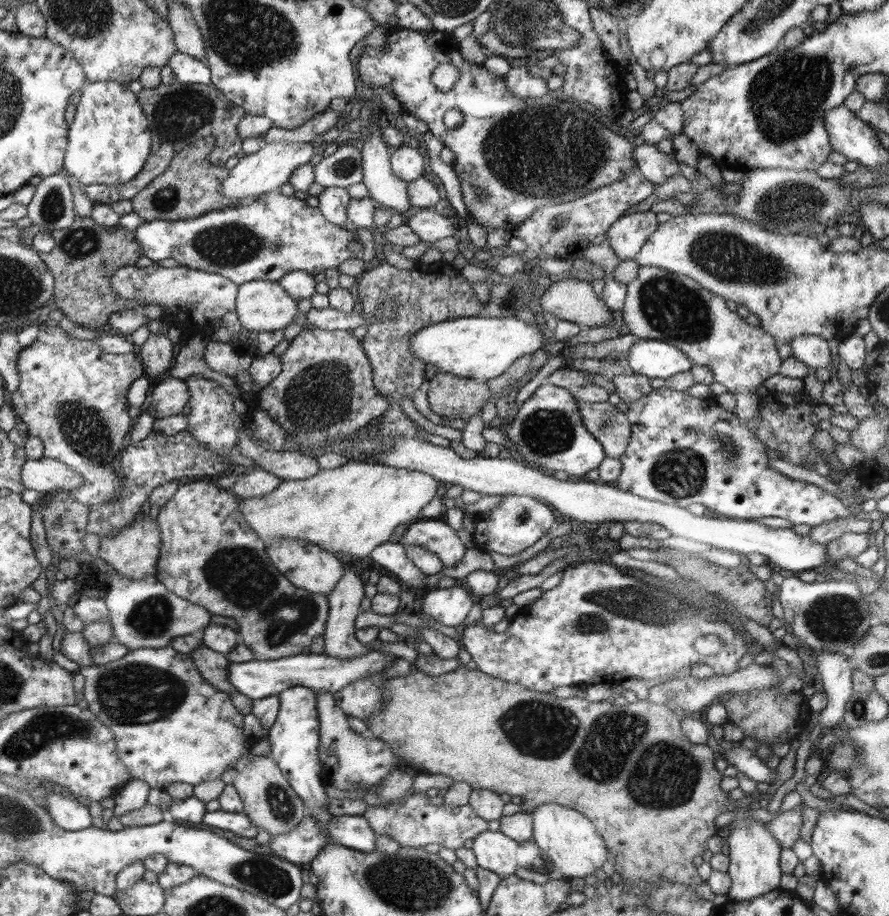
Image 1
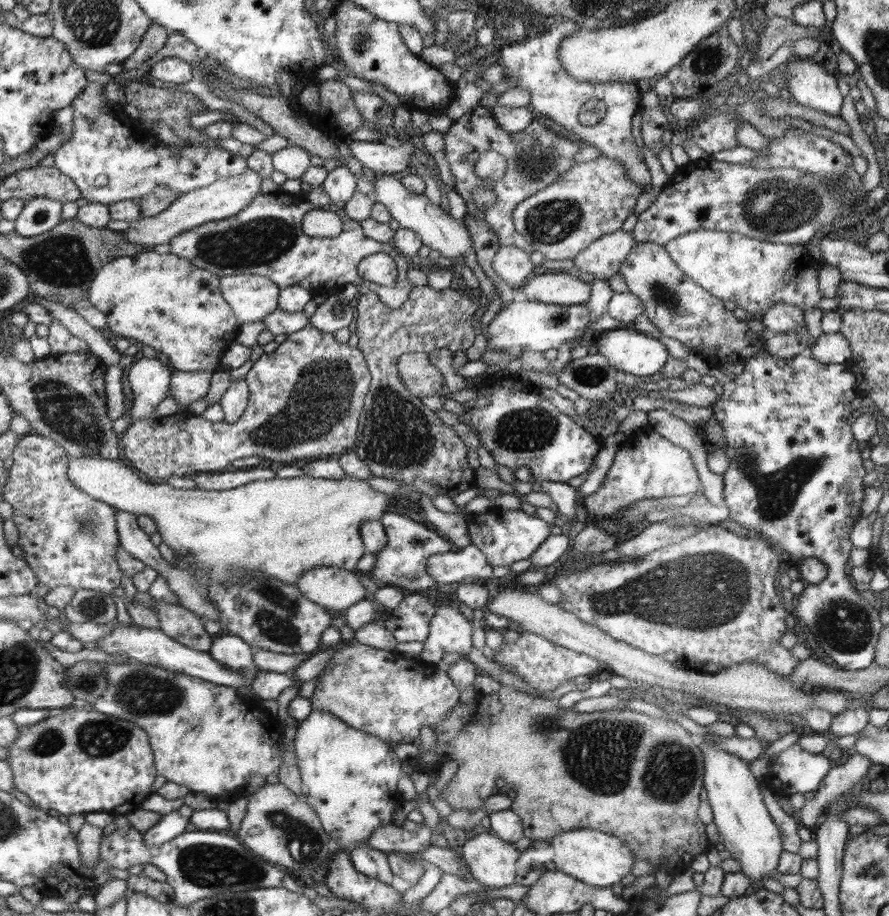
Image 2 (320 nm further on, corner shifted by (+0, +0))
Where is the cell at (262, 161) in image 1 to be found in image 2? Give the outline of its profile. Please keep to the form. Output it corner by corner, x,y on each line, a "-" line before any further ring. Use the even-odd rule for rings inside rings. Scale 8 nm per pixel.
248,168
244,175
232,176
230,179
216,181
204,188
199,188
180,195
166,211
156,216
140,217
132,221
128,230
124,230
124,239
145,249
167,249
172,239
182,233
196,229
204,223
216,220
230,219
238,215
260,194
260,184
263,178
260,174

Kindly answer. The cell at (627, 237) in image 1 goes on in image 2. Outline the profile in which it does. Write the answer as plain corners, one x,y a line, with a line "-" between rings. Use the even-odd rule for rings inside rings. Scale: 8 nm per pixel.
621,229
605,235
602,239
590,244
584,252
573,258
574,271
588,272
588,274
592,274
598,280
609,279
619,272
620,265
626,260
635,244
636,241
632,237
632,232
625,232

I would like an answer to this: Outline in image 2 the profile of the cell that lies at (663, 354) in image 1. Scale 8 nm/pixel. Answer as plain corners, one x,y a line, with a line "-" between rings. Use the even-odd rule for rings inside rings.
626,325
598,334
599,353
617,370
637,377
652,376
668,360
667,347

